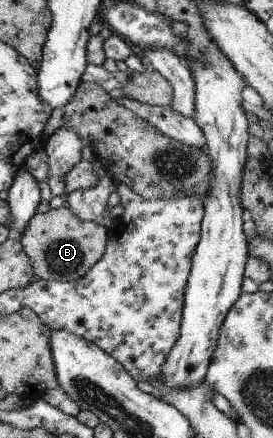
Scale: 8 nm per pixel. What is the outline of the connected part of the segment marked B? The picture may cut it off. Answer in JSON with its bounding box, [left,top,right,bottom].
[18,204,107,282]

